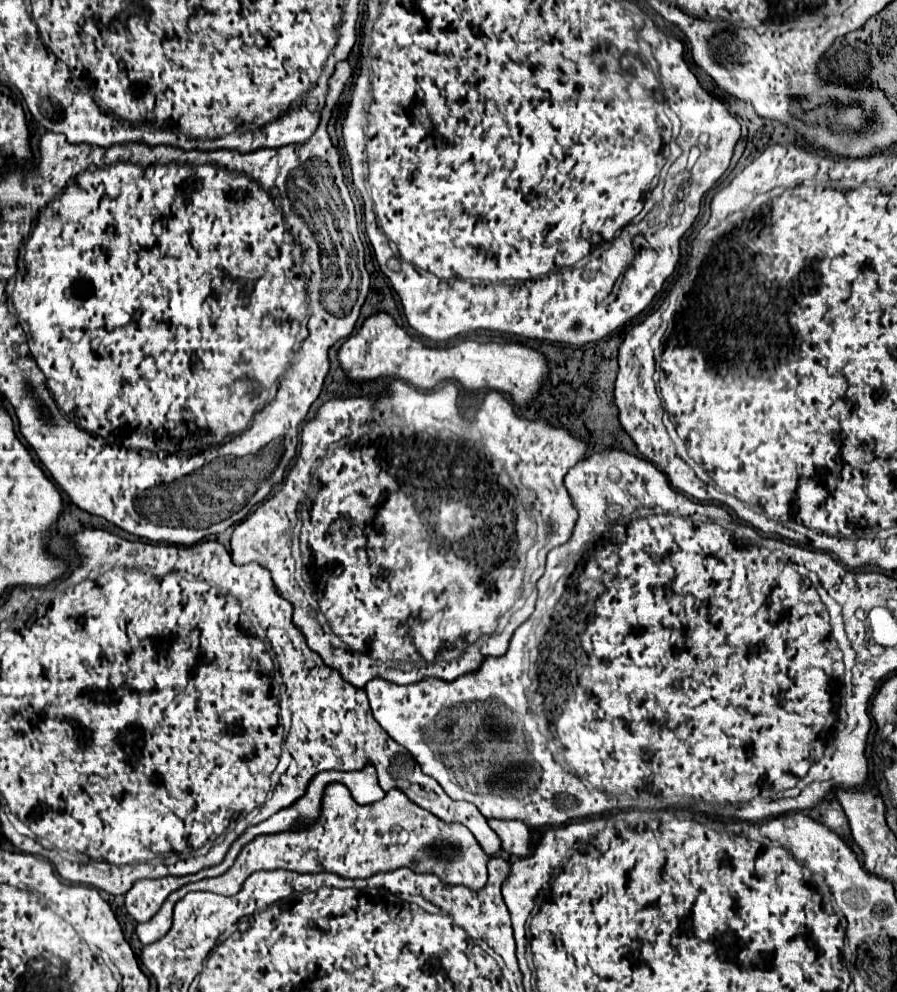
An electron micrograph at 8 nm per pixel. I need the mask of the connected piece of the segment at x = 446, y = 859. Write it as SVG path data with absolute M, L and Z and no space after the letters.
M333 782L329 786L325 786L325 794L321 798L321 814L315 822L307 824L305 828L297 830L297 832L277 832L277 834L261 834L255 840L251 840L249 844L243 846L243 850L239 852L237 860L233 862L233 866L217 876L217 878L205 878L193 884L187 884L185 888L179 888L177 892L173 892L173 896L169 896L165 900L165 904L161 906L161 910L147 922L137 924L137 936L143 944L153 944L155 940L163 938L169 928L171 928L171 914L173 914L173 906L177 900L181 900L187 892L191 890L207 890L207 892L215 892L215 894L223 894L223 896L231 896L237 894L241 884L257 870L295 870L295 872L333 872L339 874L343 878L369 878L377 872L389 872L389 870L397 870L401 866L411 868L413 872L419 874L435 874L439 876L445 884L453 884L453 886L467 886L471 890L483 890L487 880L489 880L489 872L487 872L487 864L489 864L489 856L483 852L483 848L479 846L479 842L475 840L475 836L461 824L457 822L443 822L437 820L437 816L433 816L431 812L419 808L409 796L405 796L399 790L389 790L385 794L383 800L375 802L375 804L367 804L361 806L353 800L351 792L339 784Z

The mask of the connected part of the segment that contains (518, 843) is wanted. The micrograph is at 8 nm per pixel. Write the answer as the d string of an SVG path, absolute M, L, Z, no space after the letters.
M489 820L489 826L503 840L503 850L507 850L509 854L515 854L519 858L525 858L531 854L531 834L523 822Z

